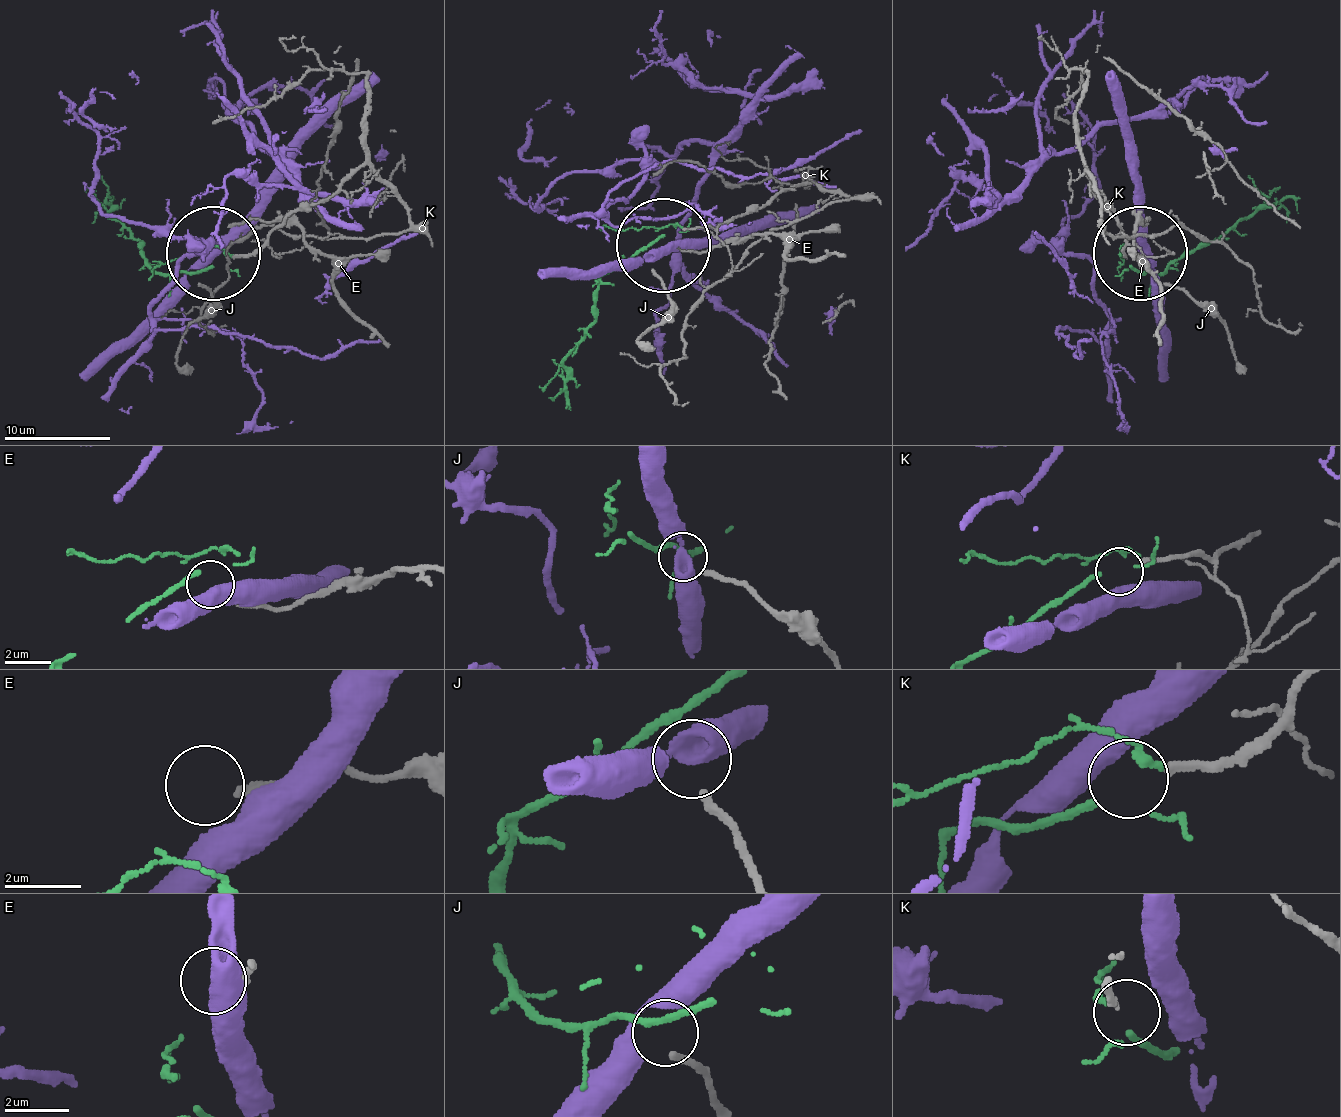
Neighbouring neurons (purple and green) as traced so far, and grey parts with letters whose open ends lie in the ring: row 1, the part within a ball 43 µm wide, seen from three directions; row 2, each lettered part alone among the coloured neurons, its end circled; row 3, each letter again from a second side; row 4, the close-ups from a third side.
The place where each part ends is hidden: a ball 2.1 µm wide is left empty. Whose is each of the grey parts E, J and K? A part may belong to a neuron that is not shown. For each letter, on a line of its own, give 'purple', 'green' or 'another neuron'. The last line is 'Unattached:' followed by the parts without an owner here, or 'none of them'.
E: another neuron
J: another neuron
K: green
Unattached: E, J

